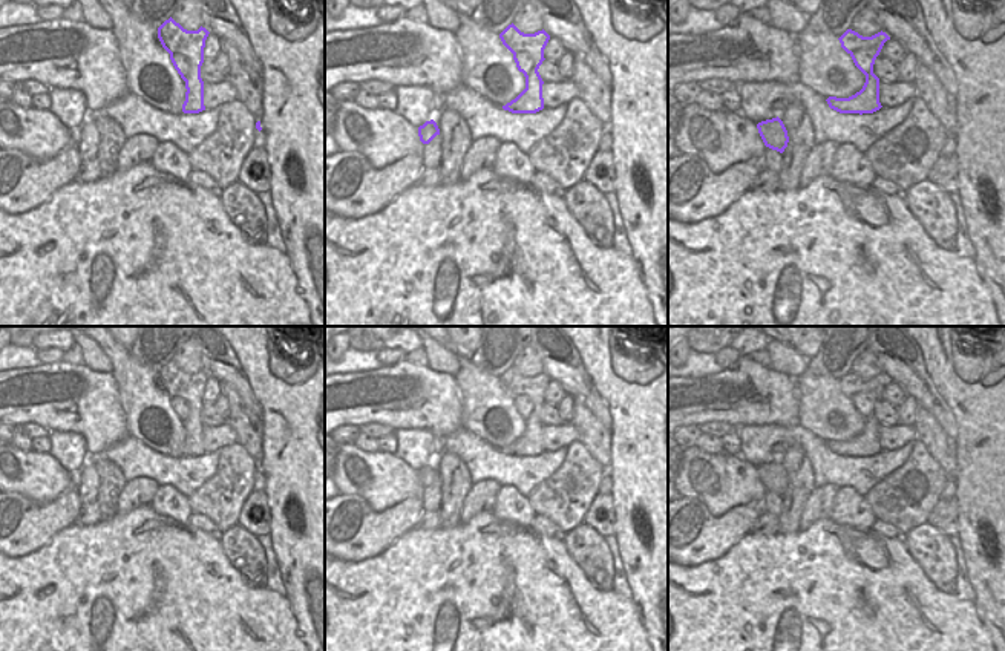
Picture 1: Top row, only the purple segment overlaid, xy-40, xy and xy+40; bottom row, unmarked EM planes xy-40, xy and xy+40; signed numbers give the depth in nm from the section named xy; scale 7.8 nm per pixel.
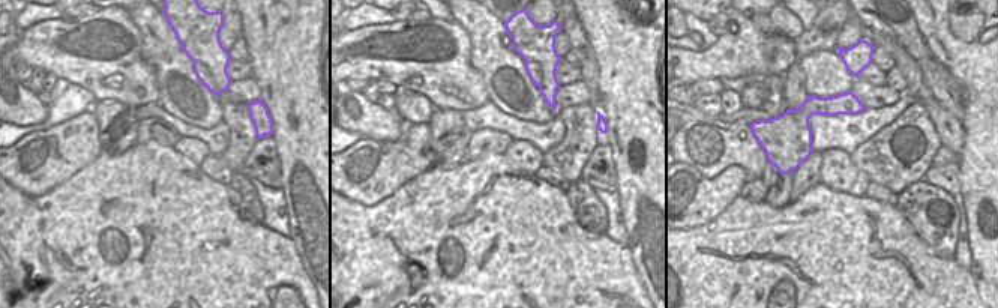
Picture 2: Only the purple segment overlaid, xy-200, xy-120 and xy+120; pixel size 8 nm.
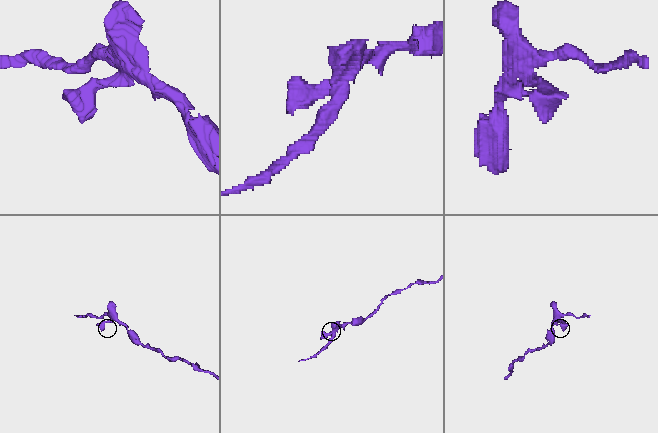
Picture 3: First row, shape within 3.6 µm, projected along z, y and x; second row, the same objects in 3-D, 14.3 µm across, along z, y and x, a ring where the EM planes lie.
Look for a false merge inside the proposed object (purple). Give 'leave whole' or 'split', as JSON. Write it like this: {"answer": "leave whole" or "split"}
{"answer": "leave whole"}

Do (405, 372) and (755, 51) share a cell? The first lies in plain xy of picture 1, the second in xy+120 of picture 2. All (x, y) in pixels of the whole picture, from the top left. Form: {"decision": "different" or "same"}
{"decision": "same"}

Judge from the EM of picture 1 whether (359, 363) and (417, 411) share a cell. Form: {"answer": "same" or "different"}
{"answer": "different"}

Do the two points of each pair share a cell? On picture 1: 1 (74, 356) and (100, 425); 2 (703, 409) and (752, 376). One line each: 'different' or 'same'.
1: different
2: same

